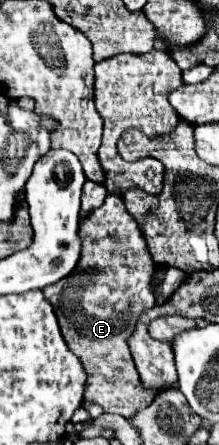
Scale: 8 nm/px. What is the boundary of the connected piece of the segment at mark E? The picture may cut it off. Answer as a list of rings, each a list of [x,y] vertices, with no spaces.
[[[109,194],[101,208],[85,216],[81,224],[81,240],[83,240],[83,254],[79,260],[79,268],[65,280],[49,284],[43,292],[55,308],[67,348],[73,350],[73,354],[85,366],[87,382],[85,382],[84,400],[99,404],[107,413],[120,413],[124,418],[130,419],[138,411],[147,408],[155,398],[153,392],[149,392],[141,384],[127,346],[127,340],[133,334],[139,314],[155,306],[155,296],[149,288],[149,280],[153,278],[155,264],[149,256],[145,238],[137,222],[133,220],[133,216],[129,216],[123,198],[117,194]]]

